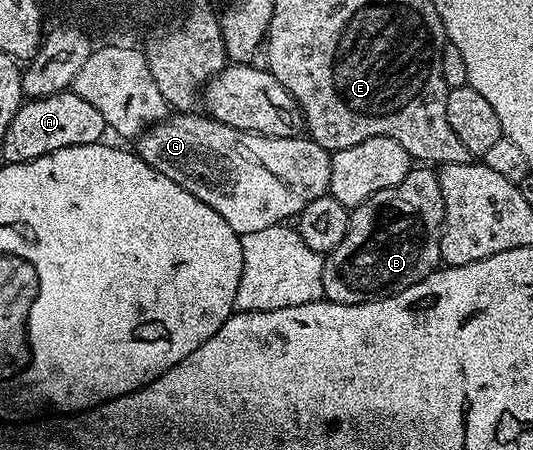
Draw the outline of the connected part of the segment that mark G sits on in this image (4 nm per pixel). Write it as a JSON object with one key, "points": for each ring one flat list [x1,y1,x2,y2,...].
{"points":[[201,111,174,112,166,116,164,121,149,126,136,138,135,145,137,156,155,167,155,171,167,175,167,179,179,183,179,187,191,191,191,195,207,203,207,207,219,211,219,215,223,215,223,219,238,235,263,231,263,227,288,222,296,218,303,211,303,207,311,203,311,199,319,199,329,193,330,150,319,147,319,143,305,135,268,137,262,133,227,127,227,123,219,123,214,117]]}

